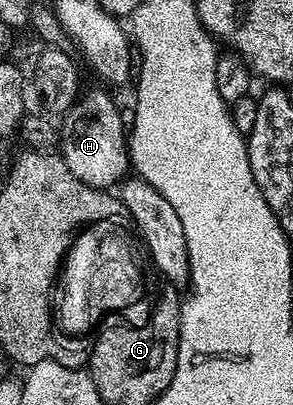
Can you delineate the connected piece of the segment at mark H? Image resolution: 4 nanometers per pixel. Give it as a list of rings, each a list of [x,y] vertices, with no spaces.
[[[106,89],[103,90],[80,93],[67,107],[62,115],[63,127],[59,126],[57,130],[57,150],[77,180],[90,186],[115,188],[129,174],[129,134],[125,126],[123,130],[123,118],[119,115],[114,100],[106,94]]]

